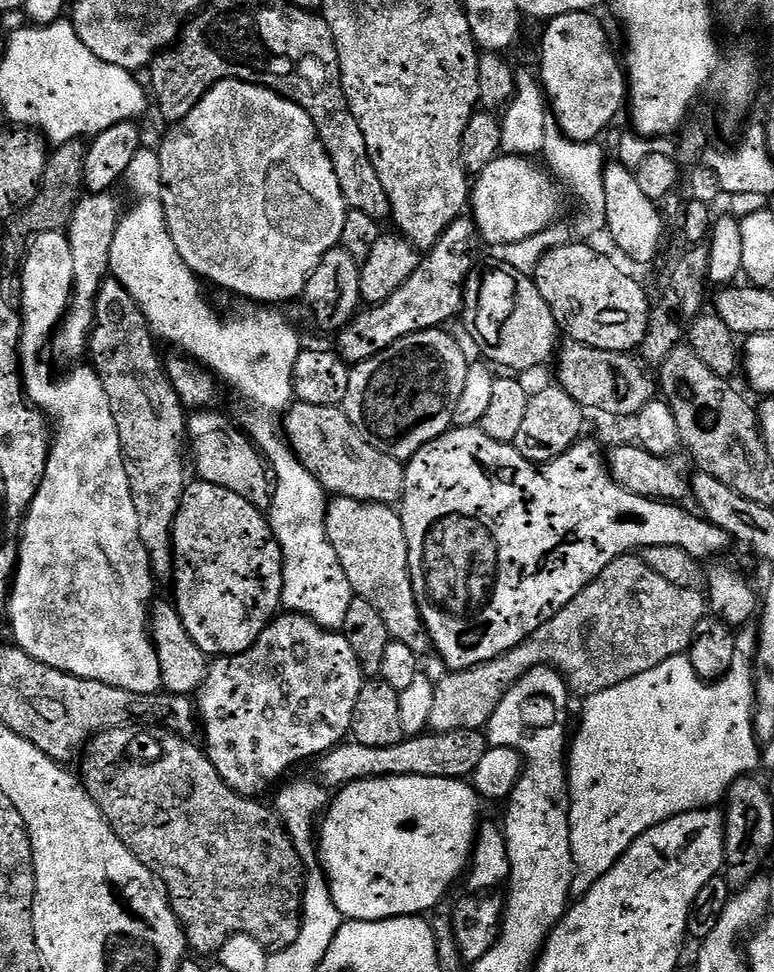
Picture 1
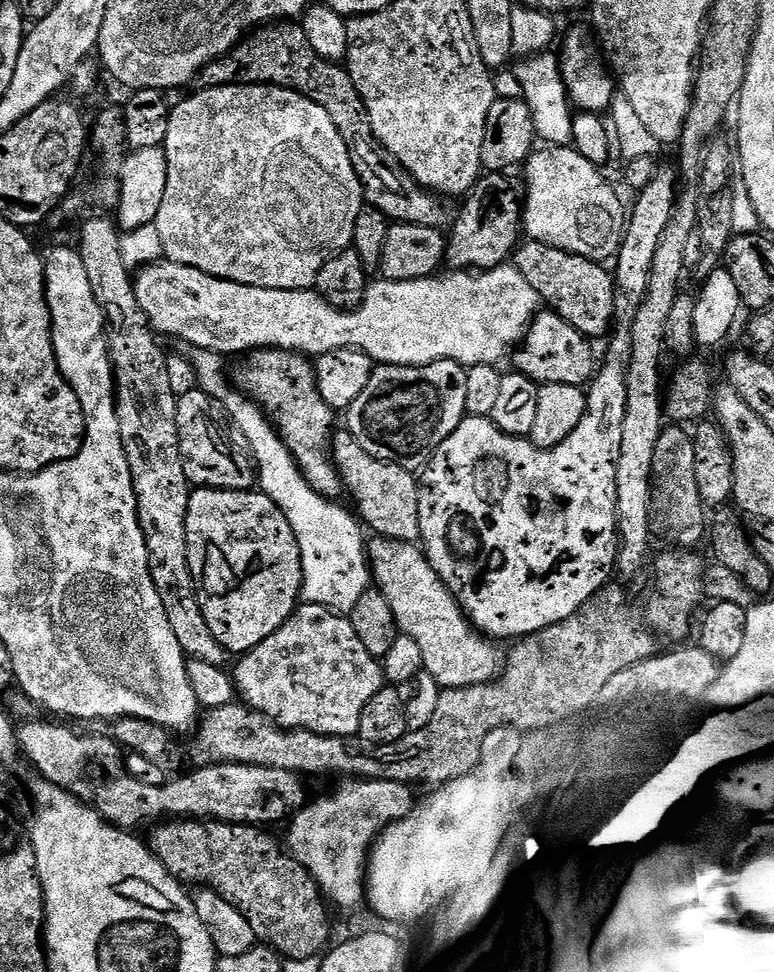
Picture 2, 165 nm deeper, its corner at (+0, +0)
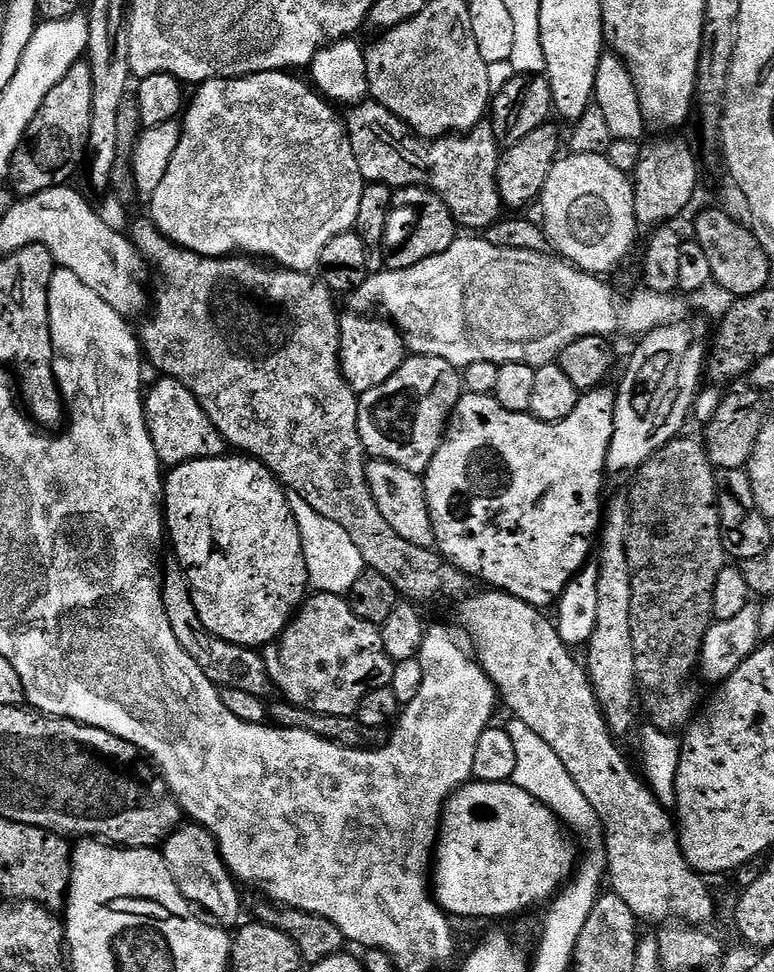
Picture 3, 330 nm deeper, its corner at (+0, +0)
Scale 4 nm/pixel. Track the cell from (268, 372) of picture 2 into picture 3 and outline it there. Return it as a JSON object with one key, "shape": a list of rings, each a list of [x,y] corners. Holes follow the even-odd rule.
{"shape":[[[148,218],[138,221],[137,224],[135,221],[131,225],[130,239],[145,261],[150,262],[155,275],[156,272],[160,275],[160,285],[157,288],[155,285],[154,303],[150,308],[152,317],[145,322],[144,329],[139,329],[138,332],[140,346],[147,363],[149,360],[157,368],[157,373],[160,376],[169,376],[182,382],[182,386],[186,386],[186,390],[190,390],[190,394],[194,394],[194,398],[198,398],[198,406],[202,406],[202,410],[206,410],[206,418],[210,418],[210,422],[214,422],[214,426],[218,426],[218,434],[222,434],[225,445],[229,449],[251,459],[262,461],[288,492],[302,494],[302,498],[306,498],[306,502],[310,502],[310,506],[314,506],[314,510],[318,510],[318,514],[322,514],[322,518],[330,518],[330,522],[338,522],[338,526],[342,526],[342,530],[346,530],[346,534],[350,534],[354,546],[358,546],[358,554],[362,554],[365,565],[371,571],[382,574],[382,578],[390,578],[394,590],[405,601],[425,606],[424,604],[438,599],[439,596],[444,600],[453,600],[453,602],[465,599],[473,591],[472,577],[467,576],[465,572],[458,570],[451,562],[445,560],[439,551],[413,546],[411,542],[406,542],[406,538],[398,535],[391,528],[390,522],[386,522],[386,518],[382,518],[382,510],[378,510],[378,502],[374,502],[374,494],[370,492],[370,482],[366,476],[369,457],[364,451],[362,434],[358,434],[358,406],[360,405],[358,393],[349,386],[340,369],[341,313],[336,312],[337,297],[324,285],[323,279],[317,278],[312,272],[295,272],[289,268],[269,266],[259,259],[249,258],[244,254],[199,256],[190,250],[178,247],[173,240],[167,240]]]}

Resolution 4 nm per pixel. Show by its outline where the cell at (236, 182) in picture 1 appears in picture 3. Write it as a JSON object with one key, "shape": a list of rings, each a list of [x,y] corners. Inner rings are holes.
{"shape":[[[287,71],[263,72],[257,76],[242,76],[234,80],[205,80],[195,89],[196,97],[193,100],[191,97],[182,116],[180,141],[178,150],[174,150],[174,158],[170,158],[170,170],[166,170],[166,178],[162,178],[158,190],[154,190],[150,198],[150,219],[167,240],[173,240],[178,247],[199,256],[247,254],[249,257],[263,258],[273,265],[295,272],[312,272],[320,263],[322,250],[326,250],[326,242],[330,242],[330,238],[338,234],[355,229],[358,205],[362,202],[362,190],[366,181],[358,170],[356,155],[352,152],[352,143],[348,141],[345,125],[336,121],[336,116],[332,113],[333,105],[325,100],[315,87],[307,83],[304,85],[292,76],[295,75]]]}

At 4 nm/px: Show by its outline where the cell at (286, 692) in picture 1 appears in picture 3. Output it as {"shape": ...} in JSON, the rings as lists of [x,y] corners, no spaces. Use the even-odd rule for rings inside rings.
{"shape":[[[325,592],[309,595],[284,627],[284,631],[272,643],[263,645],[262,655],[273,689],[277,693],[280,691],[287,703],[297,704],[299,708],[318,714],[335,716],[352,716],[362,698],[370,694],[370,690],[389,687],[397,665],[382,646],[379,627],[358,618],[358,614],[350,610],[344,596]]]}

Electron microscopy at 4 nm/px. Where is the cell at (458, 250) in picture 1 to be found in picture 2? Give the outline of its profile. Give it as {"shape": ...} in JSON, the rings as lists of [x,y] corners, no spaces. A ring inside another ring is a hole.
{"shape":[[[485,171],[459,201],[456,221],[446,232],[446,260],[456,270],[487,270],[511,257],[522,232],[522,196],[512,185],[511,175]]]}

